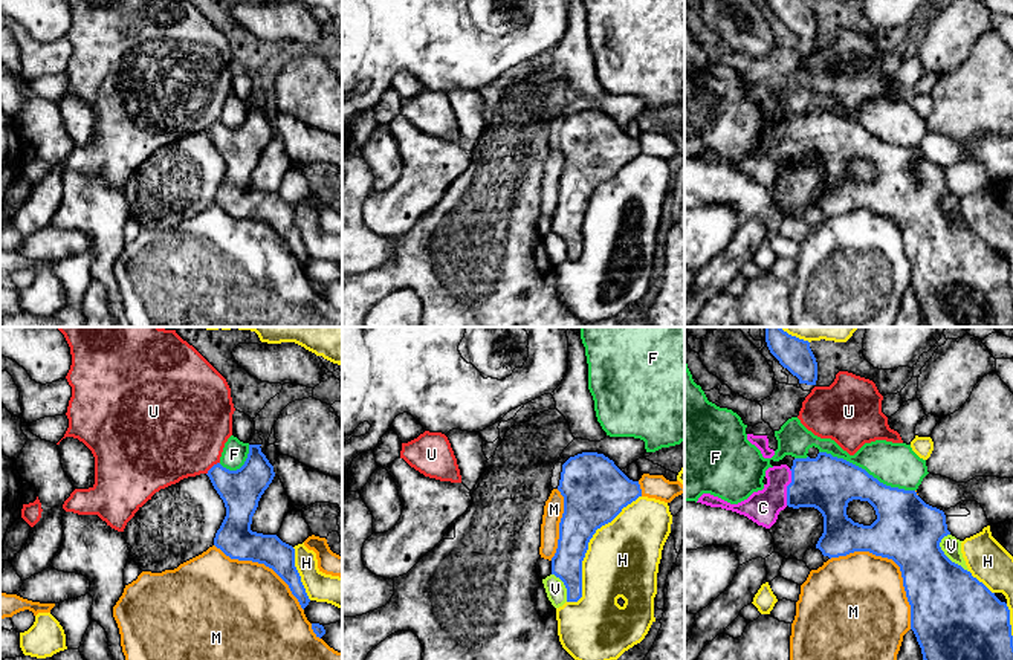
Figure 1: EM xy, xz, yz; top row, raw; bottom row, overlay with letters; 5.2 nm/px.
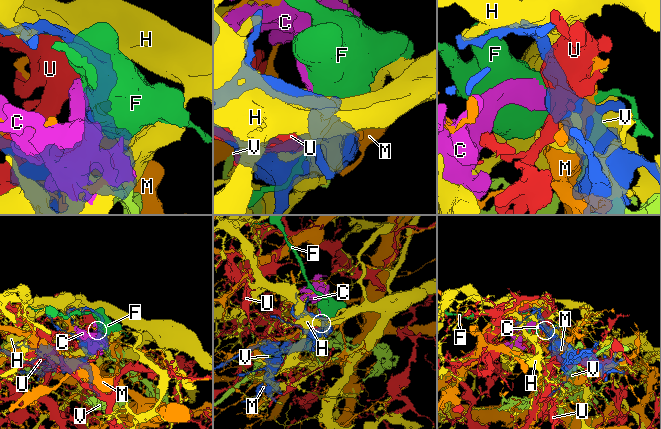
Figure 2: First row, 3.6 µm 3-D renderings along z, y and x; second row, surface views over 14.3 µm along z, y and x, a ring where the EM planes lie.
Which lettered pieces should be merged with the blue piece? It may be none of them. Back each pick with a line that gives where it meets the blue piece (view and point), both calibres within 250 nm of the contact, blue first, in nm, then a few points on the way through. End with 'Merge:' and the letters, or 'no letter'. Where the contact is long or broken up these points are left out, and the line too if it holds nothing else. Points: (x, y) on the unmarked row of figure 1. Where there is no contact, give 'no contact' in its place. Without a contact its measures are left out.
C: meets blue in yz at (787, 145); 300 nm thick on the blue side, 180 nm on the other; runs through yz (827, 141), (787, 145), (763, 165)
Merge: C

